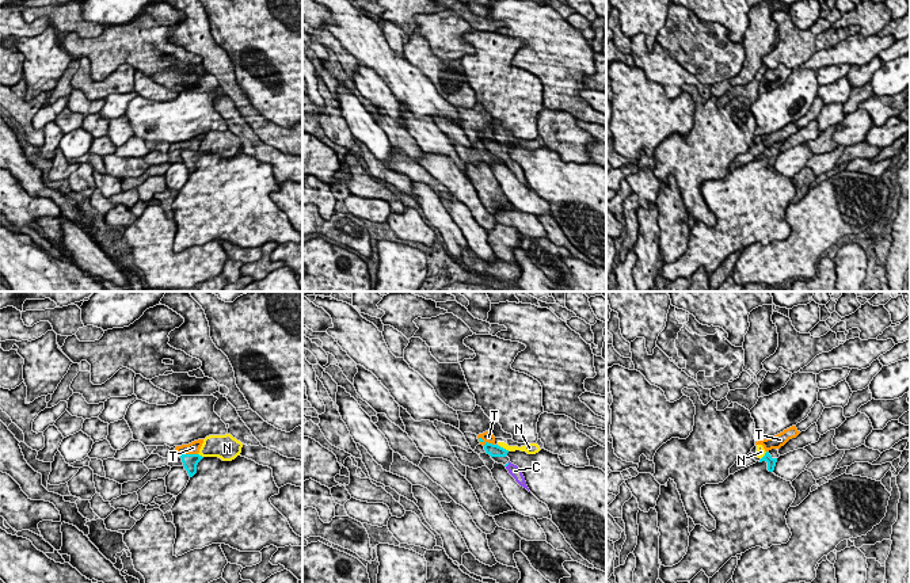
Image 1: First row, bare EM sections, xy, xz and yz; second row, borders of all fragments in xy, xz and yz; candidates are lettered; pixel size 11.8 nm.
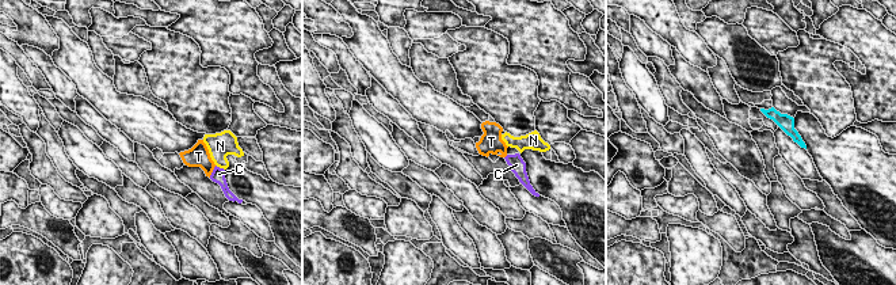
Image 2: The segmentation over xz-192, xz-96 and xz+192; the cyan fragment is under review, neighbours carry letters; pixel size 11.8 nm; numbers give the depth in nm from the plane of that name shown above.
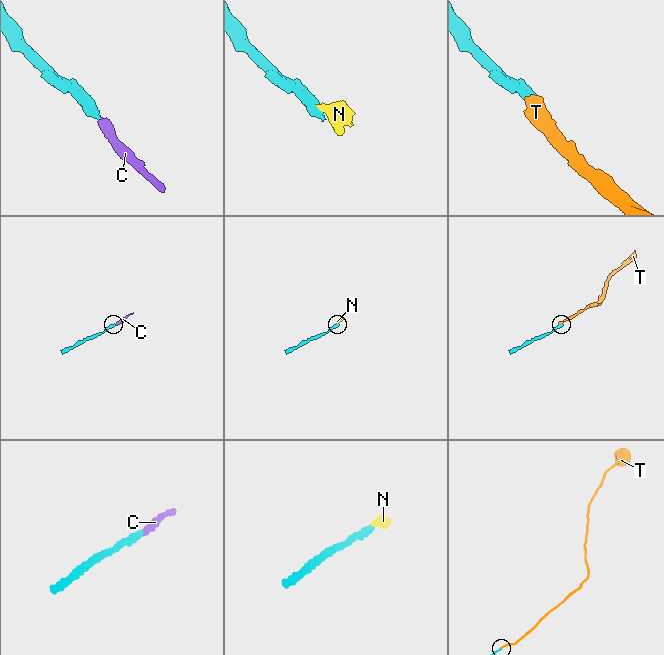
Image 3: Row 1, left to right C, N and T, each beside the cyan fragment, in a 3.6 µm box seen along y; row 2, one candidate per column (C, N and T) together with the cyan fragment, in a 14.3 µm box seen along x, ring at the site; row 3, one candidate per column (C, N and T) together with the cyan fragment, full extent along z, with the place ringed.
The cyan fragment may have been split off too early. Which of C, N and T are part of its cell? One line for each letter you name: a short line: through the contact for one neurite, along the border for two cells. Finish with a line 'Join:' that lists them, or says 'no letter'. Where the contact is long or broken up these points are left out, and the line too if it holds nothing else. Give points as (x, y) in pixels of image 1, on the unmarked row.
C: line xz (507, 159), (507, 160), (514, 167)
Join: C

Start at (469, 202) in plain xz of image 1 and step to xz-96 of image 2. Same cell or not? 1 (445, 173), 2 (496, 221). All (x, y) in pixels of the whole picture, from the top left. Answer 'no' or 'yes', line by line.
1: yes
2: yes

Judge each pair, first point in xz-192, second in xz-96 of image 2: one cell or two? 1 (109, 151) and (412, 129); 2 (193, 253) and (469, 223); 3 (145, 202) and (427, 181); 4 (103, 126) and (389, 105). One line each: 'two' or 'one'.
1: two
2: one
3: one
4: one

